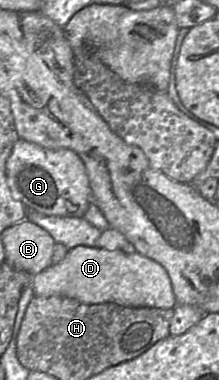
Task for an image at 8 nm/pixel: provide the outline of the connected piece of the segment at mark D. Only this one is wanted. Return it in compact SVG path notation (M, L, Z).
M78 245L64 259L33 276L34 295L63 296L84 304L113 302L128 307L168 309L177 305L170 277L158 262L138 252L108 250L98 246Z

